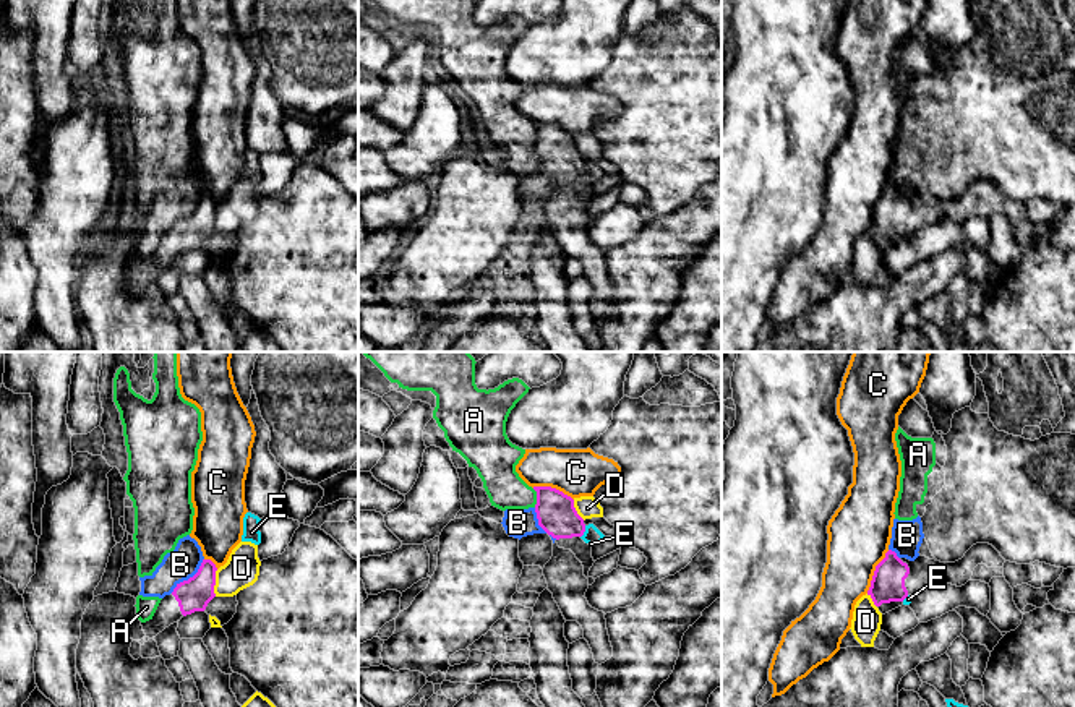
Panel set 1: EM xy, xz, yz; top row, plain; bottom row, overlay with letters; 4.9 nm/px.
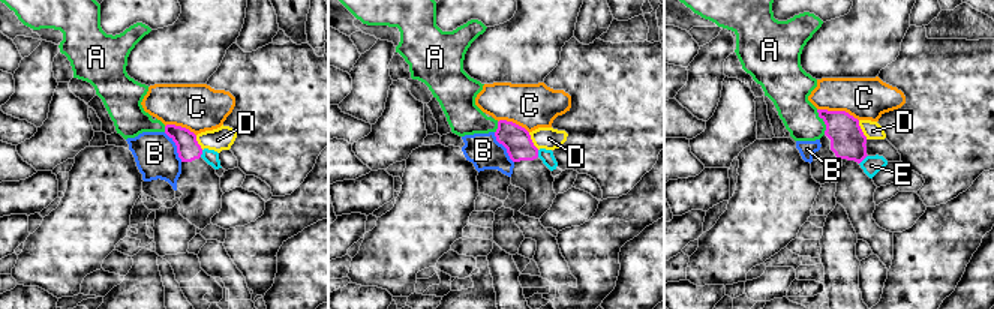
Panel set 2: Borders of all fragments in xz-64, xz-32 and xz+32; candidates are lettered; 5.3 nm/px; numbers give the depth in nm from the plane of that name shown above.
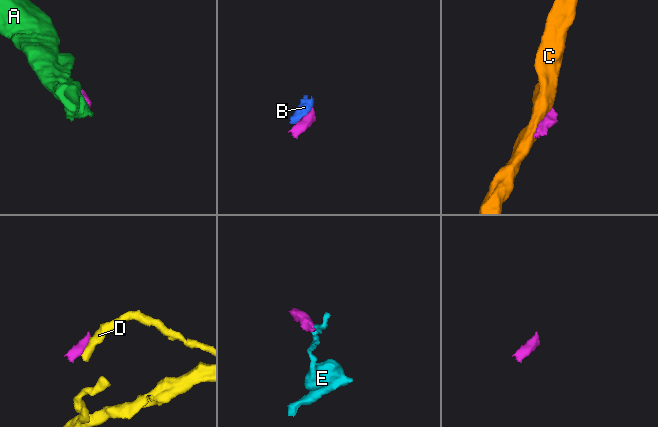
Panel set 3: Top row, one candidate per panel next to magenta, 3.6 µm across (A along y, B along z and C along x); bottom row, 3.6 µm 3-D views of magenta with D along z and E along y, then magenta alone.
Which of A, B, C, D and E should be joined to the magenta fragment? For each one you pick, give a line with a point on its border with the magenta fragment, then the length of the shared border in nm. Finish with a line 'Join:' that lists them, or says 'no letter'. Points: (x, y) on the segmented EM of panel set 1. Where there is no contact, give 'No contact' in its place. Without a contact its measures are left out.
Join: no letter

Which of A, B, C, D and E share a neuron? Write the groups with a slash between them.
A B / C / D / E

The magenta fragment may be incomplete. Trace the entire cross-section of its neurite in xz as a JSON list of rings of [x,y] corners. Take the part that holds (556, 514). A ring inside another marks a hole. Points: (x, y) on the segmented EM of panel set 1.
[[[533,486],[537,491],[535,512],[538,525],[551,535],[559,548],[571,550],[584,566],[584,576],[589,585],[595,582],[589,576],[593,566],[592,546],[580,537],[585,532],[584,519],[574,508],[574,499],[551,486]]]

